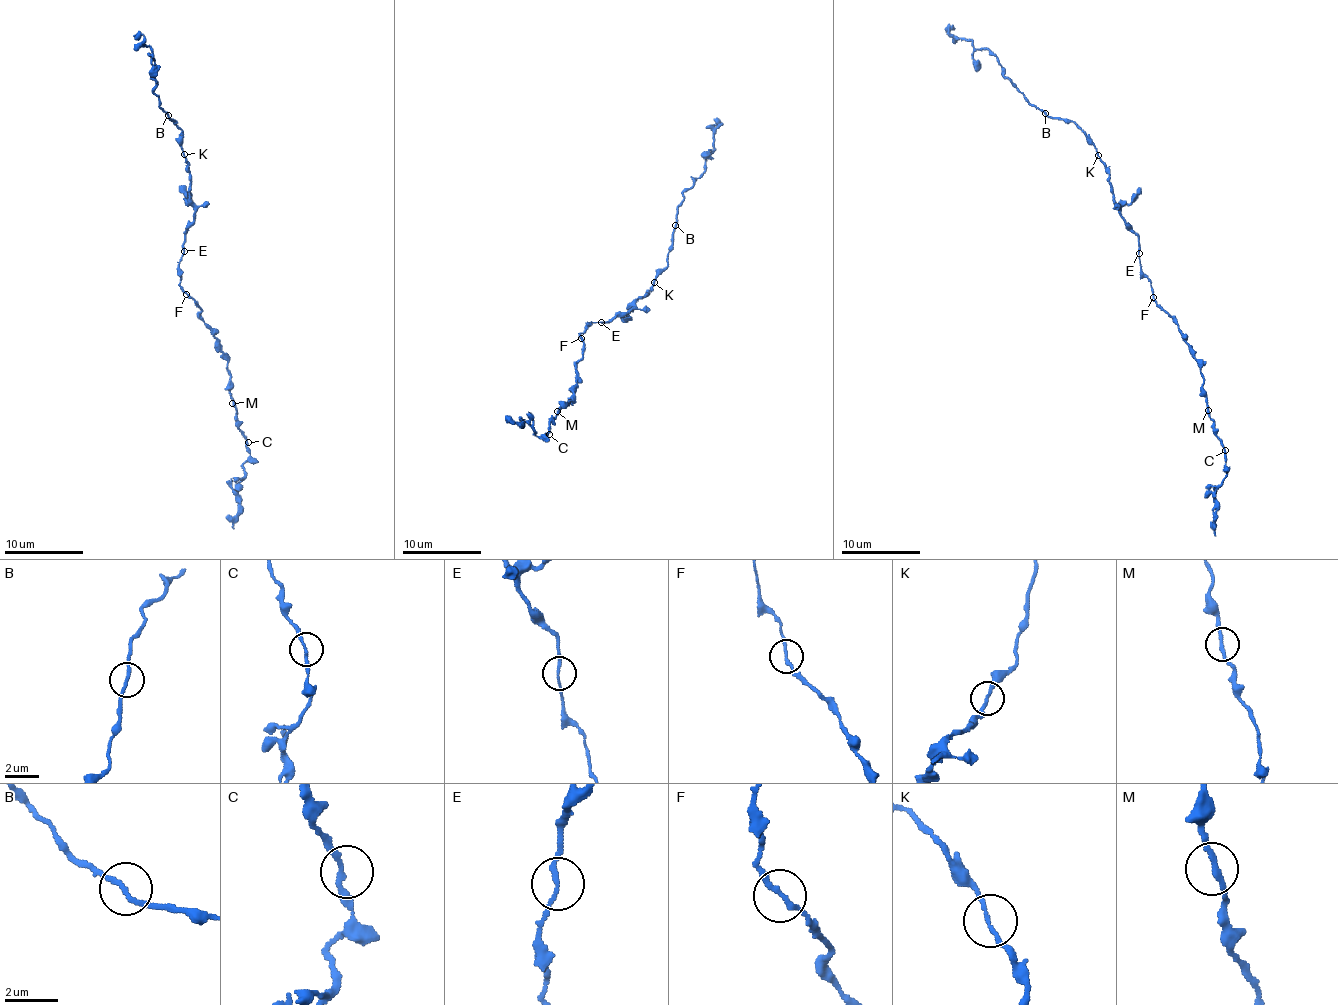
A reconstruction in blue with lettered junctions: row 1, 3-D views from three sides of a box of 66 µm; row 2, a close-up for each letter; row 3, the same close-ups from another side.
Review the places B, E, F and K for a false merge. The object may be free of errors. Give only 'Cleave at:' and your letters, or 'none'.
Cleave at: none

